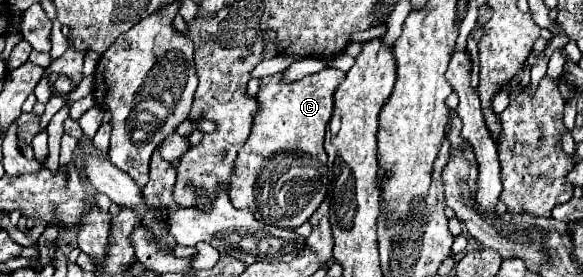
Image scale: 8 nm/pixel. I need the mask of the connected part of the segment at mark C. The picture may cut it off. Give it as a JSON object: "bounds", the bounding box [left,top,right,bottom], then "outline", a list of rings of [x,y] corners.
{"bounds":[229,68,345,228],"outline":[[[337,68],[325,70],[291,84],[281,82],[281,74],[265,76],[257,92],[261,110],[255,116],[245,146],[239,150],[229,198],[235,208],[249,208],[265,224],[297,228],[311,218],[327,196],[327,152],[323,138],[333,114],[333,96],[345,72]]]}

